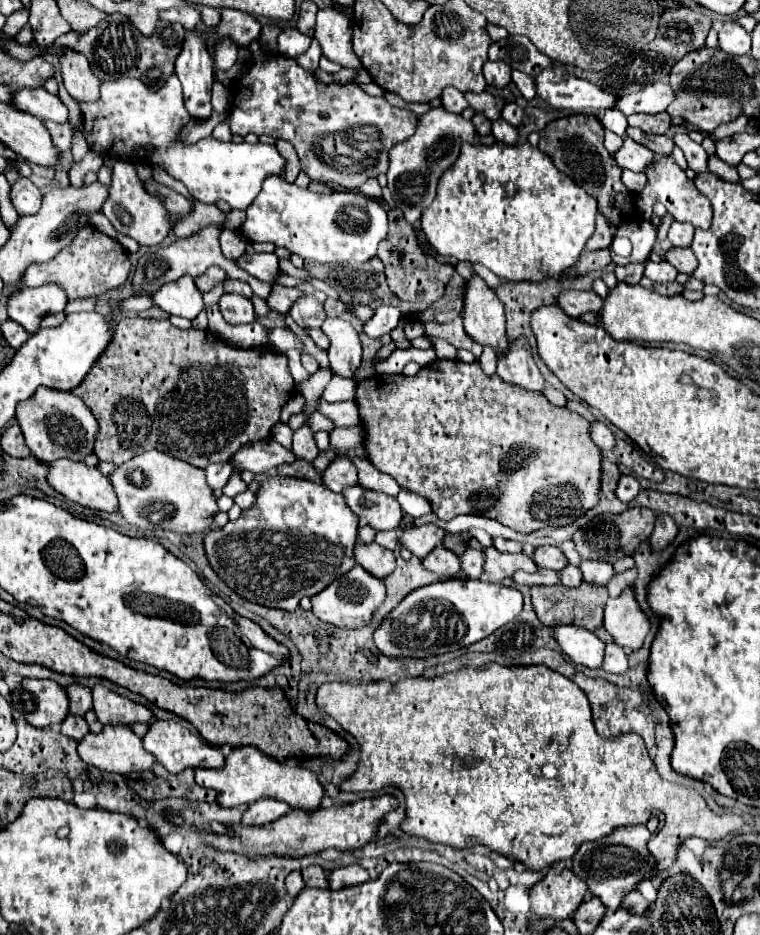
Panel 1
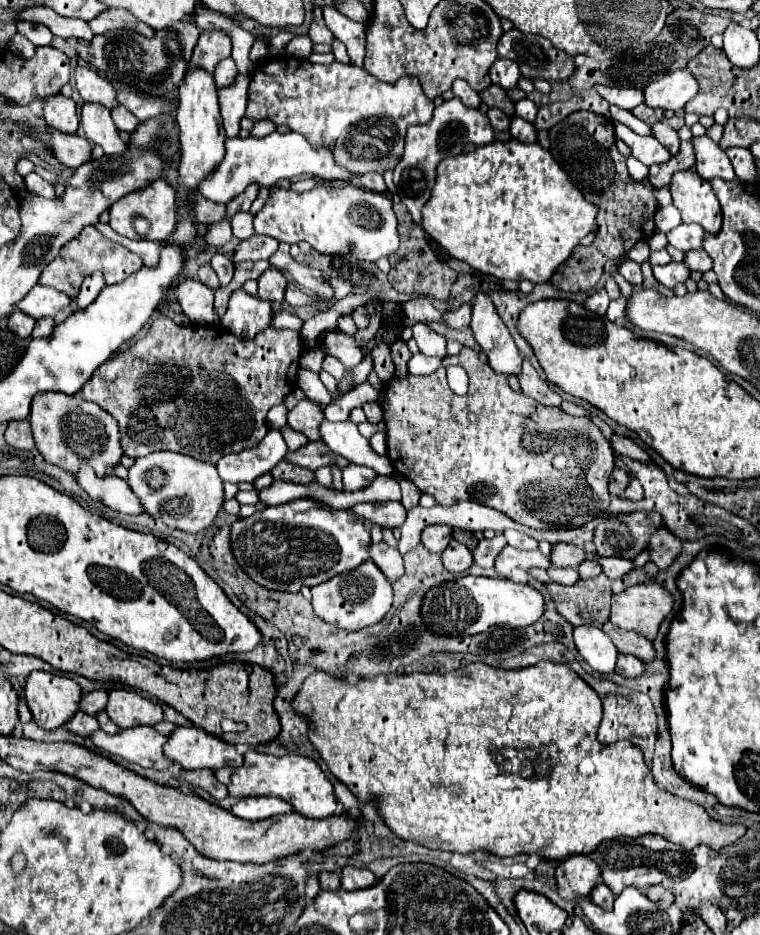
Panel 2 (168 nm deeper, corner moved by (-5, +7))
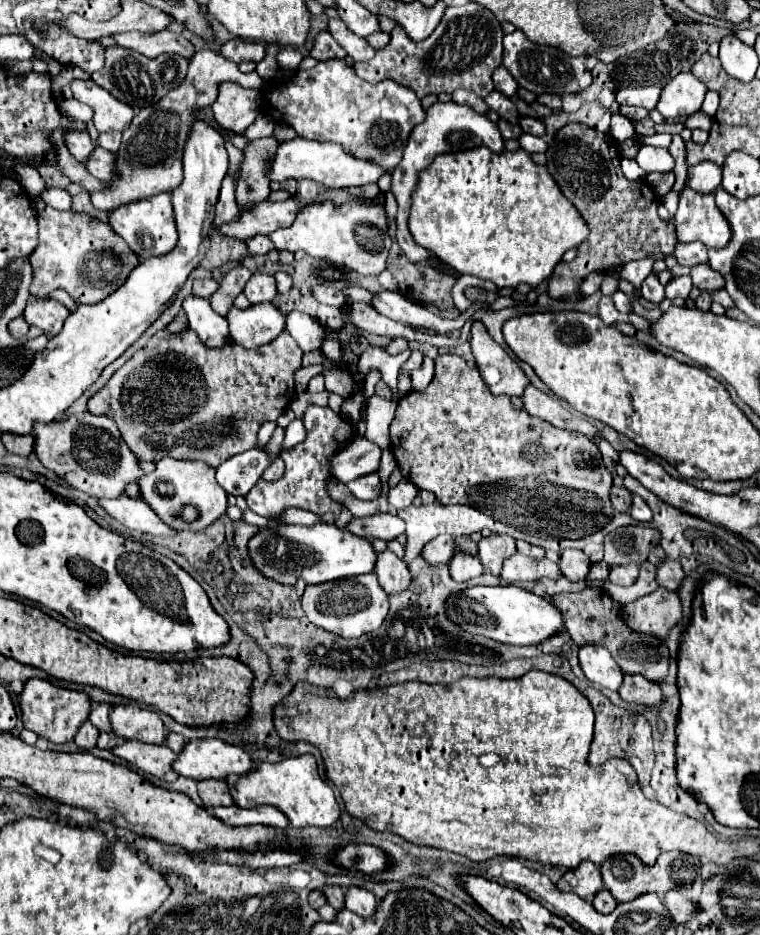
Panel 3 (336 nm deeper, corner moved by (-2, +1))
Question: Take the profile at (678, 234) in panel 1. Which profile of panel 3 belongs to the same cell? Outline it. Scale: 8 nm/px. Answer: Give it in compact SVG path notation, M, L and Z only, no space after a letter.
M678 242L674 248L674 256L678 260L678 264L682 266L694 266L700 262L708 260L708 248L702 246L702 242Z

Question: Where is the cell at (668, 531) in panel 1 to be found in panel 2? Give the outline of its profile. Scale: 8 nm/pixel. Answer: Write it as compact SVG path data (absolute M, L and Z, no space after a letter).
M659 528L651 536L649 554L651 554L651 560L657 564L657 568L661 572L665 572L665 568L669 568L669 564L673 564L673 560L679 558L681 540L677 536L673 536L667 528Z

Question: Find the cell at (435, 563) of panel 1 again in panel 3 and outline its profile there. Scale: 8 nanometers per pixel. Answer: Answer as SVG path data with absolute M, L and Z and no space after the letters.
M456 552L454 558L450 560L450 576L456 580L456 582L466 582L470 578L476 578L484 572L480 560L472 554L466 554L466 552Z

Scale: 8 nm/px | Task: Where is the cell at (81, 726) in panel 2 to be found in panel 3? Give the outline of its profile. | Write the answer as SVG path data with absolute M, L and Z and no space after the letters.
M86 720L86 722L78 728L78 732L76 732L76 736L74 736L74 742L76 742L82 750L92 750L92 748L96 748L96 740L98 740L98 730Z

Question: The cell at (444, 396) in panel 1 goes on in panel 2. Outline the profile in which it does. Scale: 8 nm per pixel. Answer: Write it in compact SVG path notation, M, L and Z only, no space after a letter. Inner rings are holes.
M463 348L457 356L447 356L443 358L443 366L435 372L435 374L429 374L429 376L405 376L405 378L395 378L387 384L387 388L391 388L391 400L387 400L387 406L385 406L385 424L387 424L387 456L389 460L393 462L395 470L403 476L407 476L407 480L411 480L421 492L425 494L431 494L437 504L441 506L453 506L455 502L461 502L461 500L473 500L477 504L485 504L489 508L495 508L503 514L507 514L511 520L519 522L519 524L525 524L529 528L539 528L539 530L545 530L545 528L579 528L587 522L591 522L593 518L597 518L599 514L603 514L607 508L609 508L609 492L607 492L607 484L609 484L609 476L613 472L613 450L611 446L607 444L607 440L603 438L601 430L589 420L589 418L575 418L575 416L569 416L565 414L561 408L553 408L553 406L543 406L539 402L535 402L533 398L527 398L525 394L521 392L513 392L507 384L507 378L493 372L491 366L487 364L485 360L485 354L483 352L475 352L471 348ZM449 364L459 364L465 368L467 376L469 376L469 392L465 396L457 396L449 384L447 384L447 376L445 376L445 368ZM557 452L563 452L567 454L569 458L569 466L565 470L555 470L551 466L551 458L557 454Z

